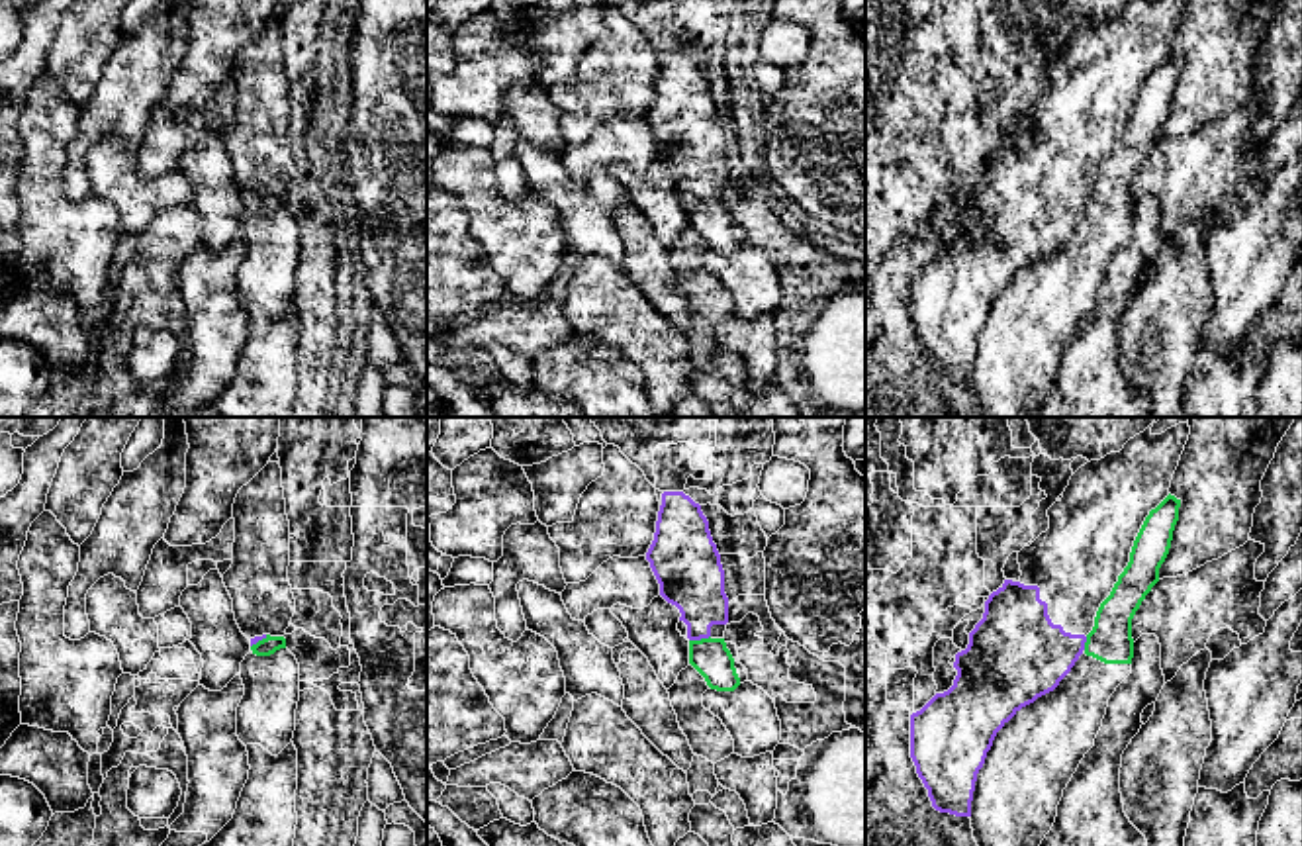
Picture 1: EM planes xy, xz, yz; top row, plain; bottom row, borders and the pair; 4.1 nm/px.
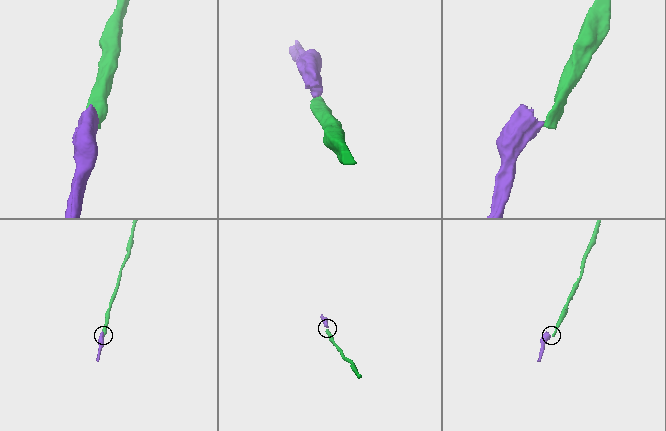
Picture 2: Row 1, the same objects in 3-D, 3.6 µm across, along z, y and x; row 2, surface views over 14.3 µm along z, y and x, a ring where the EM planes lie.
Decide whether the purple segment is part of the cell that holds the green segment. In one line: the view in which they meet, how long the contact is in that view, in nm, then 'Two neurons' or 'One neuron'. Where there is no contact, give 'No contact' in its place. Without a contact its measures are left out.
Touches green in xz. Shared border 90 nm. Two neurons

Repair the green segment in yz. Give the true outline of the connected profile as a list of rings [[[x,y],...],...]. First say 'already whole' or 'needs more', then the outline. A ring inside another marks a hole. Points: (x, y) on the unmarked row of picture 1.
needs more; [[[1169,55],[1149,72],[1071,233],[997,294],[971,362],[981,417],[1034,417],[1051,392],[1063,351],[1094,307],[1110,257],[1132,235],[1132,180],[1159,143],[1179,69],[1181,61]]]

